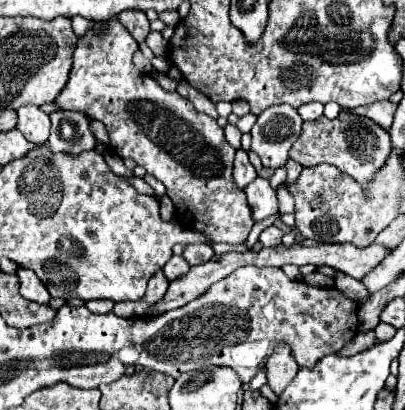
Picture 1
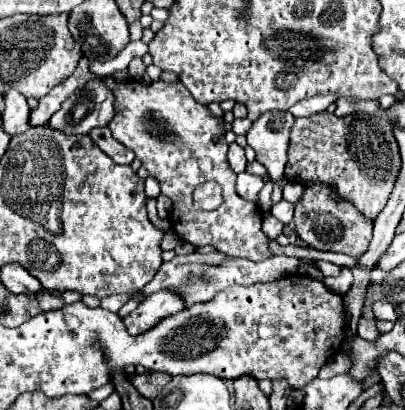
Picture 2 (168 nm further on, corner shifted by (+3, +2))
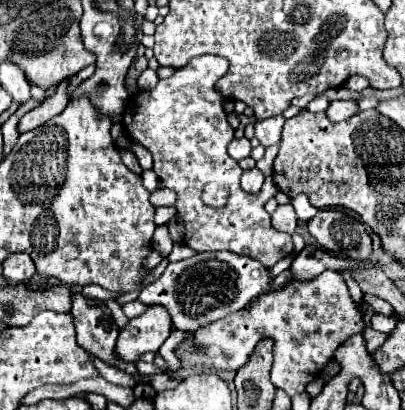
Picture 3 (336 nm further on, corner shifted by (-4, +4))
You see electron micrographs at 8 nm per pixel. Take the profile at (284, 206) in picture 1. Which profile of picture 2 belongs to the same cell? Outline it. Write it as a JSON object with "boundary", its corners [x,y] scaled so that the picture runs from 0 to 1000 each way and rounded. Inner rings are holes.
{"boundary":[[[664,271],[649,276],[649,285],[640,285],[610,320],[610,349],[630,363],[635,393],[659,412],[669,437],[696,456],[711,444],[701,415],[723,295],[728,290],[714,271]]]}

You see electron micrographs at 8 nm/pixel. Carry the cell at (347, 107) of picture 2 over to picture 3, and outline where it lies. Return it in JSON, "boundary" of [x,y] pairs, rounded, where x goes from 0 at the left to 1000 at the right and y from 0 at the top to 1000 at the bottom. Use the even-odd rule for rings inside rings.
{"boundary":[[[820,246],[805,271],[815,295],[849,295],[864,290],[874,276],[884,276],[884,251],[874,246]]]}

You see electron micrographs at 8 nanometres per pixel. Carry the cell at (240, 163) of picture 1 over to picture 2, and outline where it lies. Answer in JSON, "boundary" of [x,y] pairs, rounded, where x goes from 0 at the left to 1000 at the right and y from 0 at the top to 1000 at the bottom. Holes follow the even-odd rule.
{"boundary":[[[570,349],[570,354],[565,354],[565,373],[560,373],[560,393],[565,393],[565,402],[570,402],[570,412],[575,412],[580,422],[605,417],[610,388],[605,388],[600,359],[590,359],[585,349]]]}

